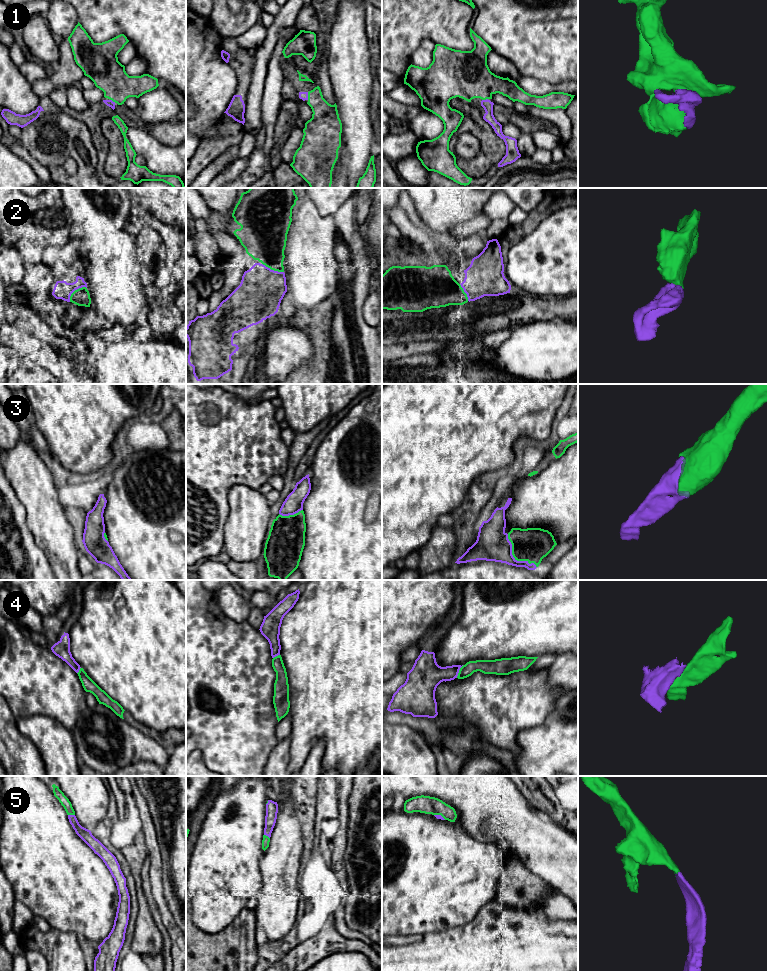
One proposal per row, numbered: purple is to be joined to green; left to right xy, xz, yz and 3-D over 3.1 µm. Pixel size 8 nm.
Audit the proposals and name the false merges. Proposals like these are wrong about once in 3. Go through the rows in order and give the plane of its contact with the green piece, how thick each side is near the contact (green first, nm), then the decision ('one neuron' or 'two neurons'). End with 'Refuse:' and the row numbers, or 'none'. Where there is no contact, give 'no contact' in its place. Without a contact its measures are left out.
1: xz | 240/60 nm | one neuron
2: xy | 140/140 nm | one neuron
3: yz | 280/260 nm | one neuron
4: yz | 110/220 nm | one neuron
5: xy | 70/90 nm | one neuron
Refuse: none

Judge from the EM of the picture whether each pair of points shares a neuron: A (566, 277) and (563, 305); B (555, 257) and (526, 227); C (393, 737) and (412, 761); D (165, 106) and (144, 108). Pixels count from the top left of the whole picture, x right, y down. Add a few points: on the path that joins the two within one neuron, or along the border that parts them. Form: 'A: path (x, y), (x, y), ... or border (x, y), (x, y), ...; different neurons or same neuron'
A: border (567, 294), (541, 297); different neurons
B: border (547, 216), (511, 246); different neurons
C: path (394, 743), (406, 755); same neuron
D: path (160, 106), (149, 108); same neuron

